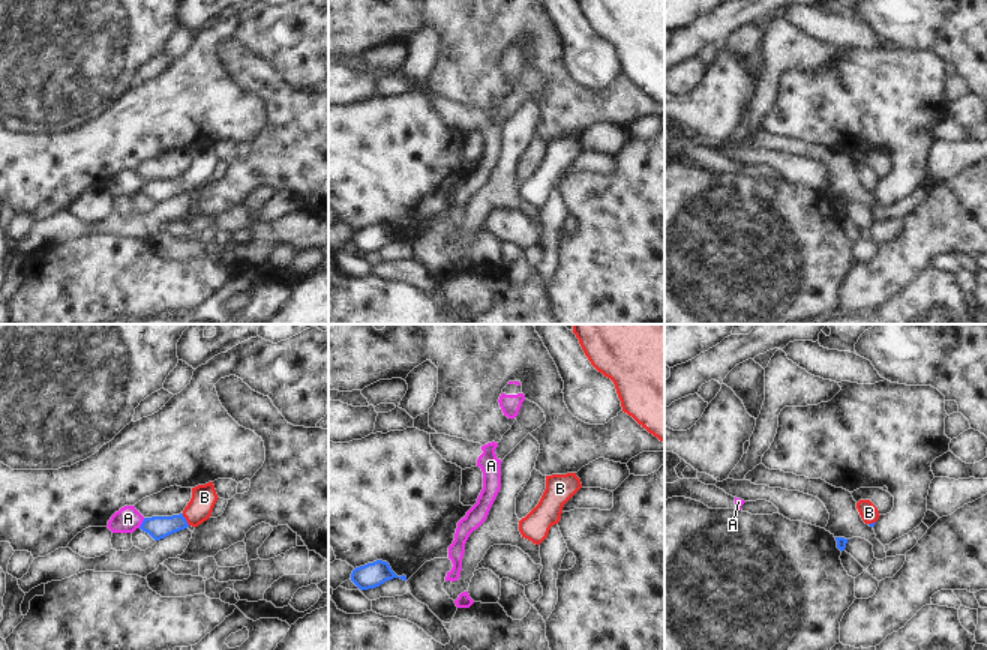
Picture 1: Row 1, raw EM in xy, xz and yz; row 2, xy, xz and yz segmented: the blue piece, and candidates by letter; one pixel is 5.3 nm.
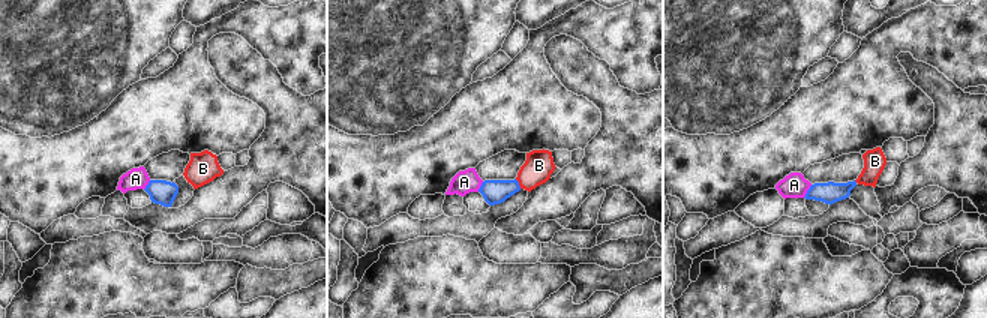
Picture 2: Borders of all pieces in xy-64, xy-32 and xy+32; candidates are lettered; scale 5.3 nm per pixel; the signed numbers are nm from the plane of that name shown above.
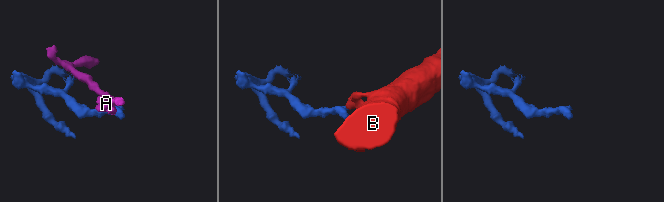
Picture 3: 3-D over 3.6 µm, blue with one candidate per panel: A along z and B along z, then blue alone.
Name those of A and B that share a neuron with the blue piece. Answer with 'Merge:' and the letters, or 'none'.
Merge: B

